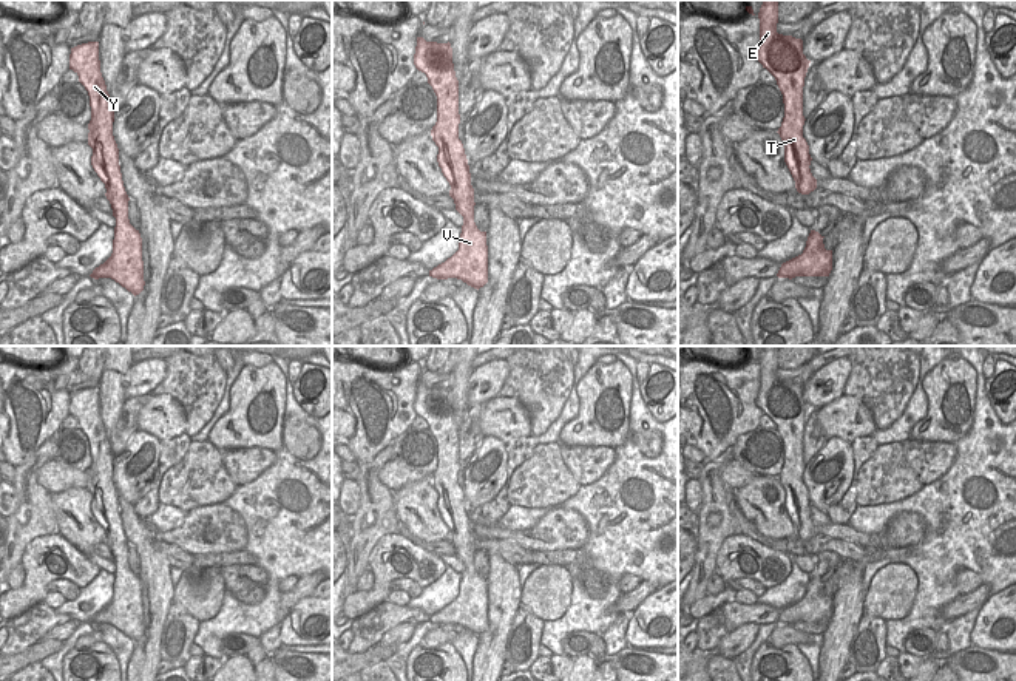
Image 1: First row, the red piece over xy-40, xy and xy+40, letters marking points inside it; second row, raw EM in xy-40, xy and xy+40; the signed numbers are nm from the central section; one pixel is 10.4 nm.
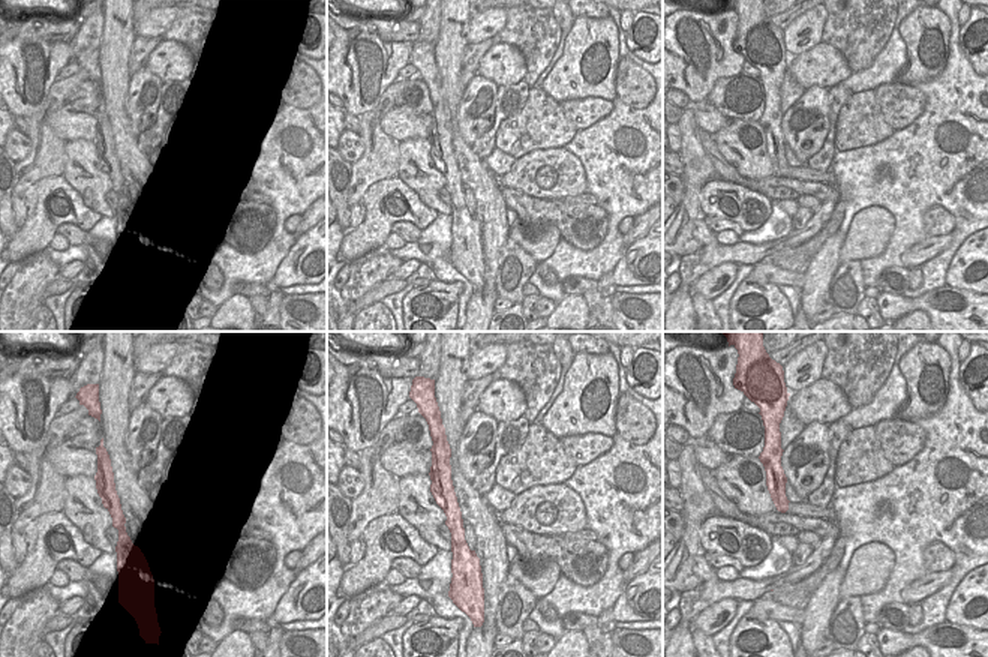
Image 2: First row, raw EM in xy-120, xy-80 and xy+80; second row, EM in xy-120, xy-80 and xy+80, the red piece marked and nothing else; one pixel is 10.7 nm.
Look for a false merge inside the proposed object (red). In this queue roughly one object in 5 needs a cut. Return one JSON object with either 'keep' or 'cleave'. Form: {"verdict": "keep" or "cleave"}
{"verdict": "keep"}

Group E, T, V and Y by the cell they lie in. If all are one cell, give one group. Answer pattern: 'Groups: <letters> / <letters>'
Groups: E T V Y.

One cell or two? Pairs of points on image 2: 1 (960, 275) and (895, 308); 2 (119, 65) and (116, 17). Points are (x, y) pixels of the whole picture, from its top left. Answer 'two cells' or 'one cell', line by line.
1: two cells
2: one cell

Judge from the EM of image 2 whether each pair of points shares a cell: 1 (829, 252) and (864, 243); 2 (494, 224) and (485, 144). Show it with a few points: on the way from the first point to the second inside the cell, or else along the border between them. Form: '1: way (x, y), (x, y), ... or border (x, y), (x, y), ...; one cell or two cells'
1: border (846, 237), (838, 263); two cells
2: border (470, 147), (485, 159); two cells

